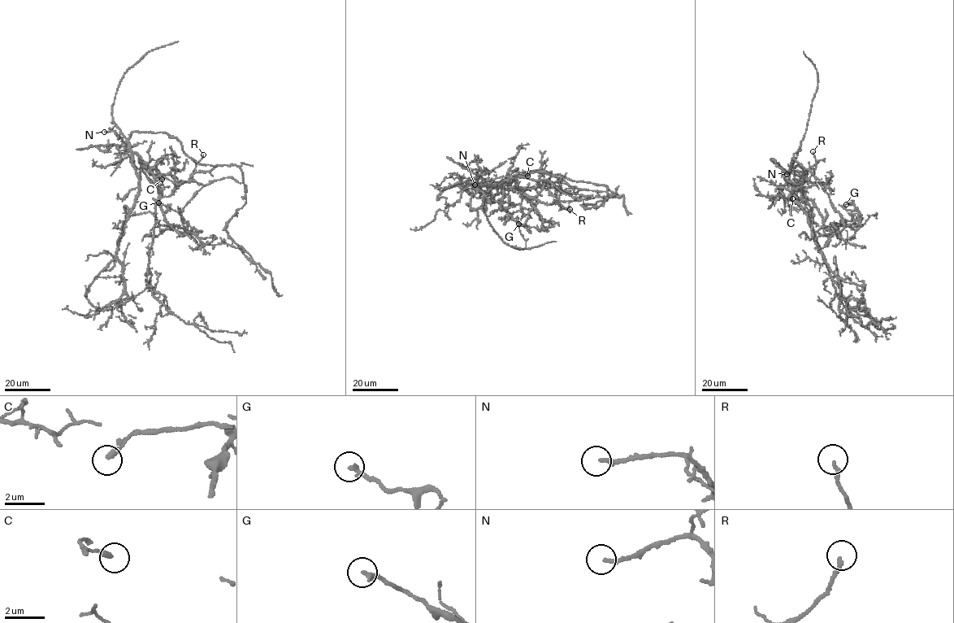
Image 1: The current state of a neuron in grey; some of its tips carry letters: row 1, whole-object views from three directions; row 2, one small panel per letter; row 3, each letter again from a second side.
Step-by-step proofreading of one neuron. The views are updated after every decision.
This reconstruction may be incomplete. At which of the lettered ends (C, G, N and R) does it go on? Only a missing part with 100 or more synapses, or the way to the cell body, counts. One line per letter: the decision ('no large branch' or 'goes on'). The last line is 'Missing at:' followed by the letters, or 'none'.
C: no large branch
G: no large branch
N: no large branch
R: no large branch
Missing at: none

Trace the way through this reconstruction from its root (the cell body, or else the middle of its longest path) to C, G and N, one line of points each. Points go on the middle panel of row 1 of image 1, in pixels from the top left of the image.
C: (507, 185), (497, 184), (544, 171), (604, 185), (607, 189), (578, 189), (543, 172), (527, 176)
G: (507, 185), (521, 190), (520, 195), (524, 193), (530, 198), (543, 220), (540, 231), (518, 224)
N: (507, 185), (499, 184), (494, 202), (490, 198), (487, 184), (474, 185)

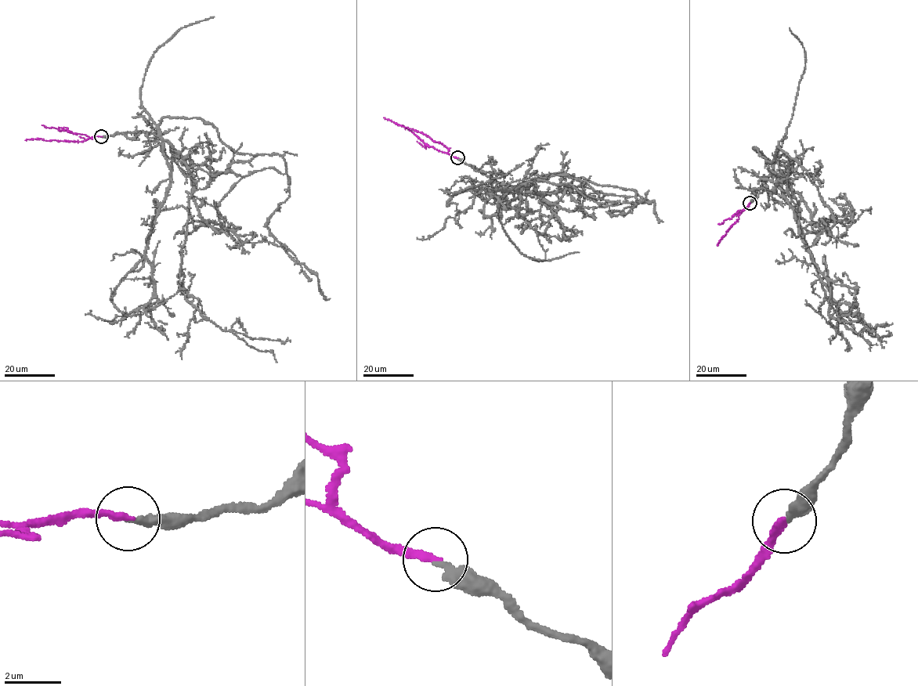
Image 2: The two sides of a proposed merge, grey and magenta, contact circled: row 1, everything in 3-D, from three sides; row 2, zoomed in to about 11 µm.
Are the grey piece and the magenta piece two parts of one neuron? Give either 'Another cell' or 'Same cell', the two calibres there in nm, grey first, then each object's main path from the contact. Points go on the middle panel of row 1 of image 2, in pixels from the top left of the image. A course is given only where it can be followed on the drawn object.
Same cell. Thickness 280 nm (grey) against 240 nm. Course of grey: (457, 158), (542, 199), (534, 183), (518, 193), (520, 185), (536, 178), (620, 200). Course of magenta: (457, 158), (451, 156), (442, 144), (384, 117)

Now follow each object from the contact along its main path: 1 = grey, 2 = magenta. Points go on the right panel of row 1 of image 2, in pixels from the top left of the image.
1: (750, 203), (771, 172), (787, 182), (800, 198), (799, 234), (829, 287), (829, 316), (839, 320), (854, 301)
2: (750, 203), (717, 246)

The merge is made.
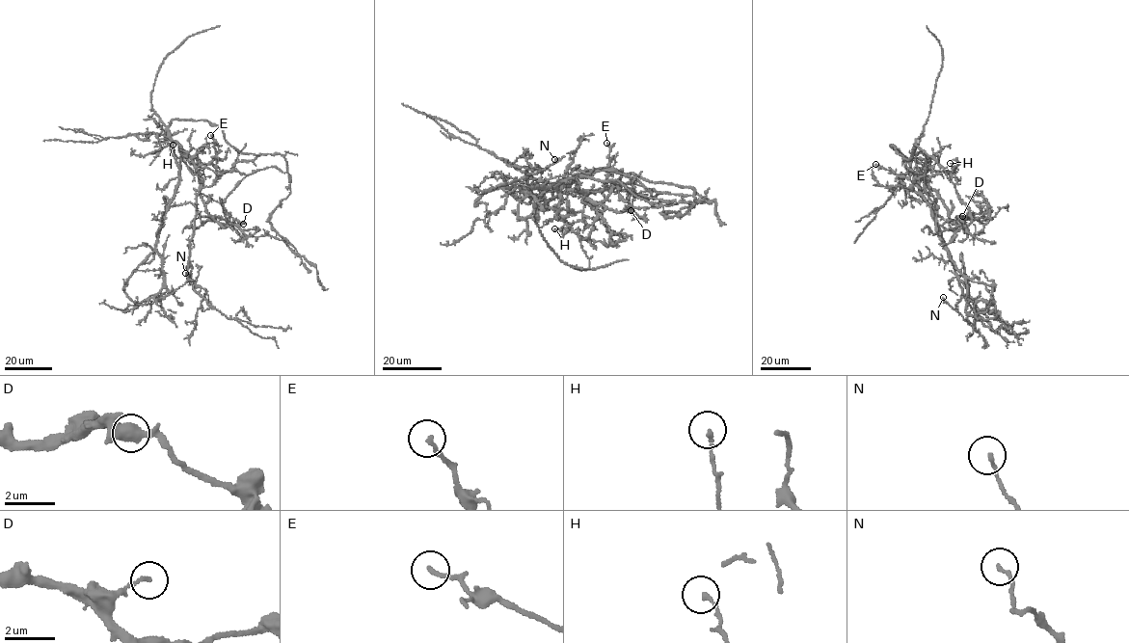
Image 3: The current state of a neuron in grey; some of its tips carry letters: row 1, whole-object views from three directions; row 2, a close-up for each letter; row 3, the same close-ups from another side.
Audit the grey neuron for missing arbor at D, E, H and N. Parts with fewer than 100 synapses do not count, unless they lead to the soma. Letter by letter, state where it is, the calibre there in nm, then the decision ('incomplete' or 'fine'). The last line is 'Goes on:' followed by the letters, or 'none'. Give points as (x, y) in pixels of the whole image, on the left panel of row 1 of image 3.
D: (243, 224) | 120 nm | fine
E: (210, 135) | 160 nm | fine
H: (173, 145) | 140 nm | fine
N: (185, 273) | 110 nm | fine
Goes on: none

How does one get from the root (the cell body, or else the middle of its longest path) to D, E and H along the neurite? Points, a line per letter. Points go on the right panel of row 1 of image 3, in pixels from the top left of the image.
D: (916, 174), (938, 194), (948, 210), (949, 220), (957, 225), (964, 220), (962, 216)
E: (916, 174), (935, 192), (937, 199), (934, 200), (932, 196), (908, 178), (875, 164)
H: (916, 174), (923, 177), (928, 170), (946, 171), (951, 176), (954, 169), (955, 172), (950, 163)

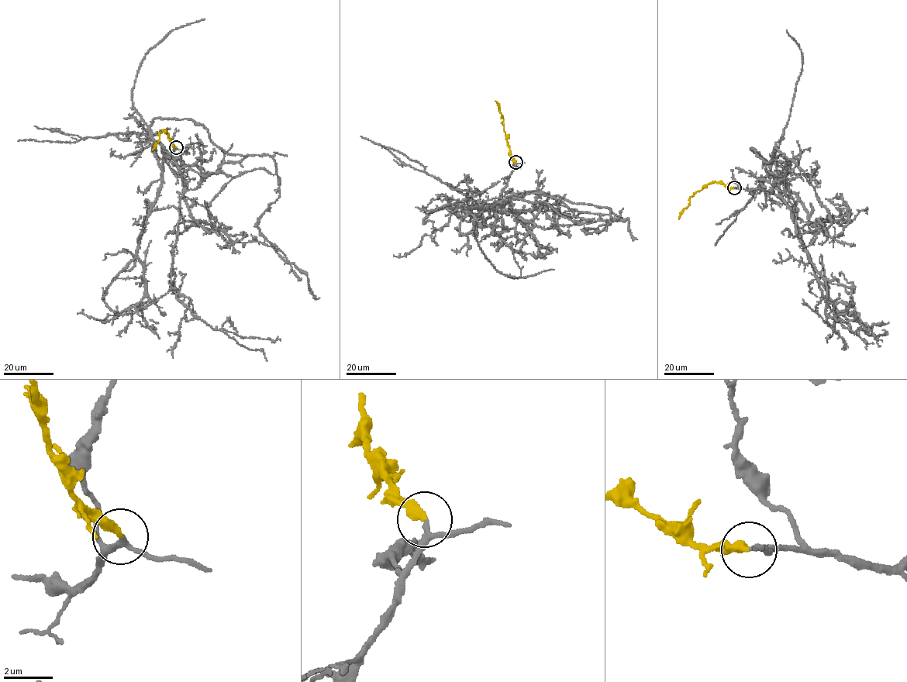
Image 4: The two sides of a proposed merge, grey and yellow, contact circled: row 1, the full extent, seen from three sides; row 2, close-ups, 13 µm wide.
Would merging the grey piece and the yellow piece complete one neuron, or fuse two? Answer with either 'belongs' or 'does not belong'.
belongs

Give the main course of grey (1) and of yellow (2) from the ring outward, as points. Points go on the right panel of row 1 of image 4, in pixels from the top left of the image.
1: (733, 187), (781, 196), (773, 175), (784, 183), (826, 287), (825, 315), (850, 300)
2: (733, 187), (728, 187), (721, 183), (709, 182), (689, 198), (689, 204), (678, 218)

